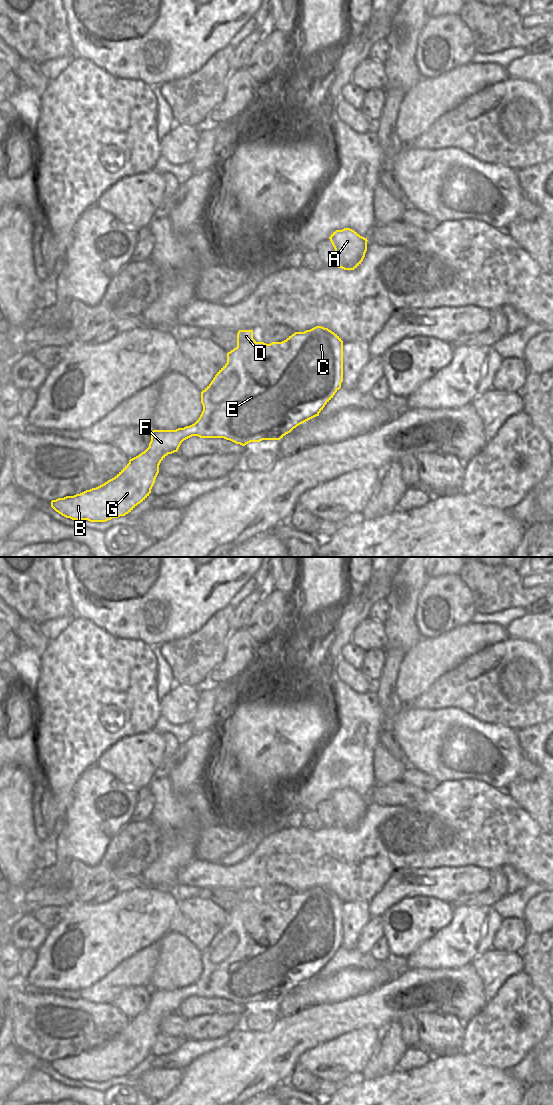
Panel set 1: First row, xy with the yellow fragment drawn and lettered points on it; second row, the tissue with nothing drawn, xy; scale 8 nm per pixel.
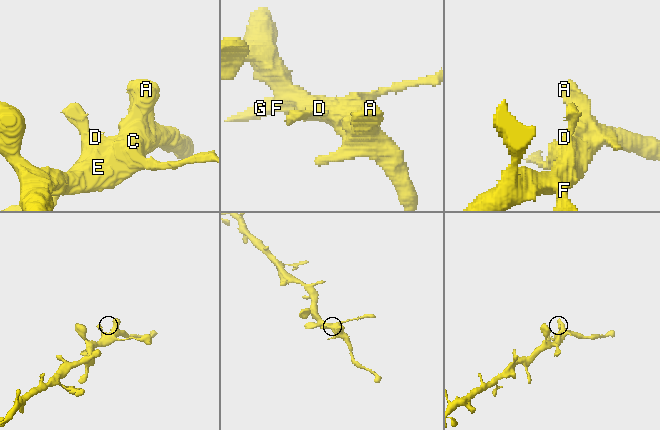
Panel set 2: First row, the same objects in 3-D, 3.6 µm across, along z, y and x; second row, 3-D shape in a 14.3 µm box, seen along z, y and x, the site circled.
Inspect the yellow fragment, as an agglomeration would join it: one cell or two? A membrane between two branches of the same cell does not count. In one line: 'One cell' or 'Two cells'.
One cell.

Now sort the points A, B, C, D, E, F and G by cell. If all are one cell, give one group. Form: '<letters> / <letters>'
A B C D E F G

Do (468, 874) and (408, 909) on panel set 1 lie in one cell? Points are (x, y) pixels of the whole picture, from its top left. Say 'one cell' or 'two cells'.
two cells

